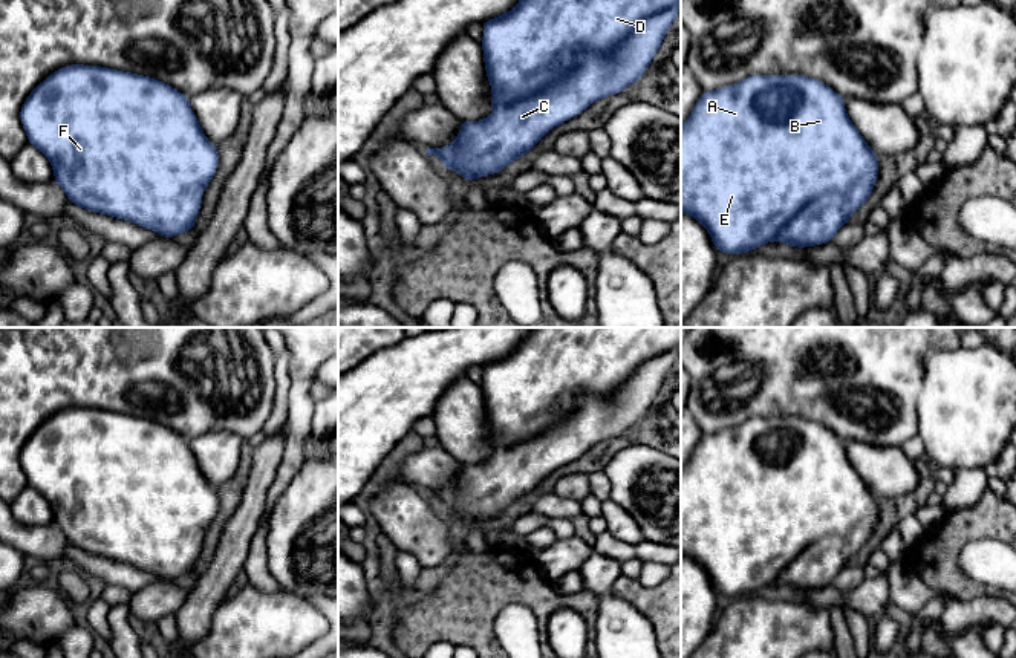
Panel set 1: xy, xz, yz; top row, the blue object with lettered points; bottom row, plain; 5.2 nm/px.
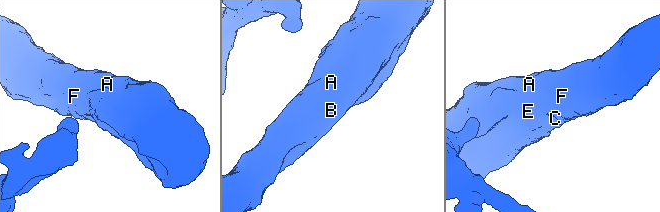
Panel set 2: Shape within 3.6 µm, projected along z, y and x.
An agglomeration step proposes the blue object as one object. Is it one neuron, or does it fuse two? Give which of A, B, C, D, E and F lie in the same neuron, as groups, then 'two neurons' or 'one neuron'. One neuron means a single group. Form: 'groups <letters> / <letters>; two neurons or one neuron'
groups A B C D E F; one neuron

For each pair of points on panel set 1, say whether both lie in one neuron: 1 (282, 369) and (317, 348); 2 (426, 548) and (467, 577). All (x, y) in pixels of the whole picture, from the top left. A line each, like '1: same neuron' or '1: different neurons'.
1: different neurons
2: different neurons

